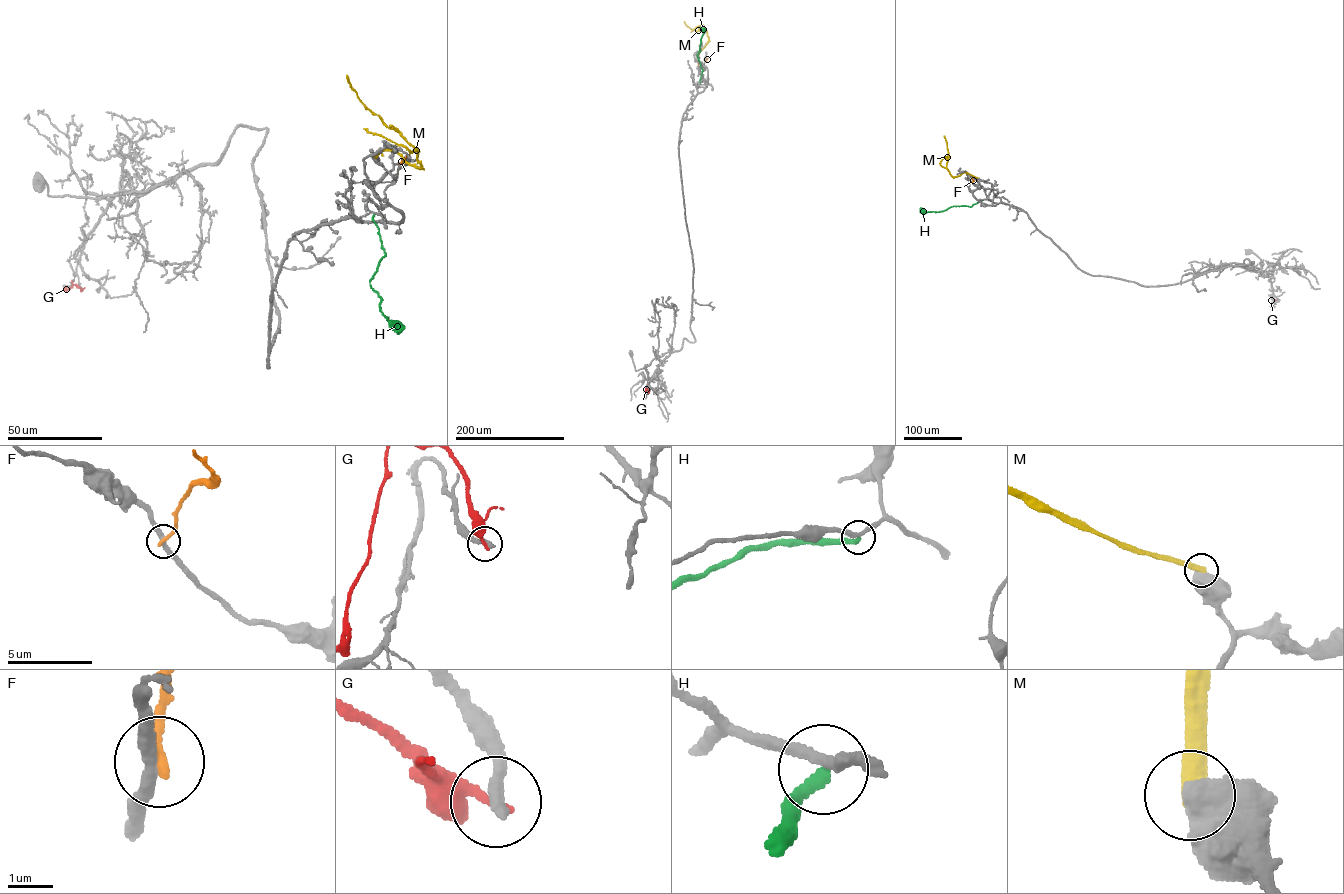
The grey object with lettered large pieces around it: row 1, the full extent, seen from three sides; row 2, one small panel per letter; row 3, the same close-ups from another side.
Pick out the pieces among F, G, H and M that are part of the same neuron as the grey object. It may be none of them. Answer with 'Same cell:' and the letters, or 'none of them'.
Same cell: none of them

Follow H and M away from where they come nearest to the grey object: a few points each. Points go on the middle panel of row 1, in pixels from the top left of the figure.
H: (700, 82), (702, 69), (697, 56), (703, 33), (700, 27)
M: (698, 66), (698, 54), (709, 38), (706, 31), (691, 29), (684, 21)

